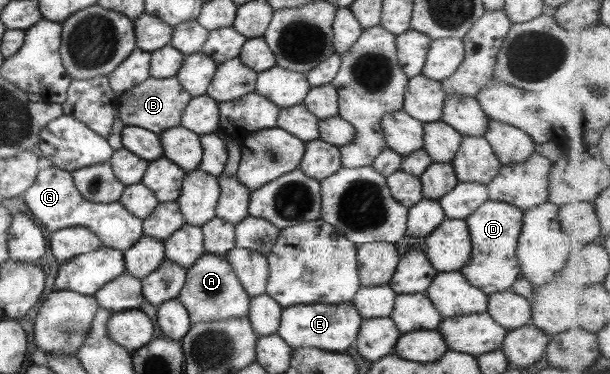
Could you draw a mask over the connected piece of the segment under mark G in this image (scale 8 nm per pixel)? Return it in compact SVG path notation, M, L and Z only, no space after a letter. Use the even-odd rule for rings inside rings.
M55 167L38 171L33 183L23 193L24 203L37 221L47 231L55 232L65 227L86 227L95 235L103 247L117 251L133 246L142 235L142 221L129 213L119 202L93 203L81 197L72 183L69 172Z

